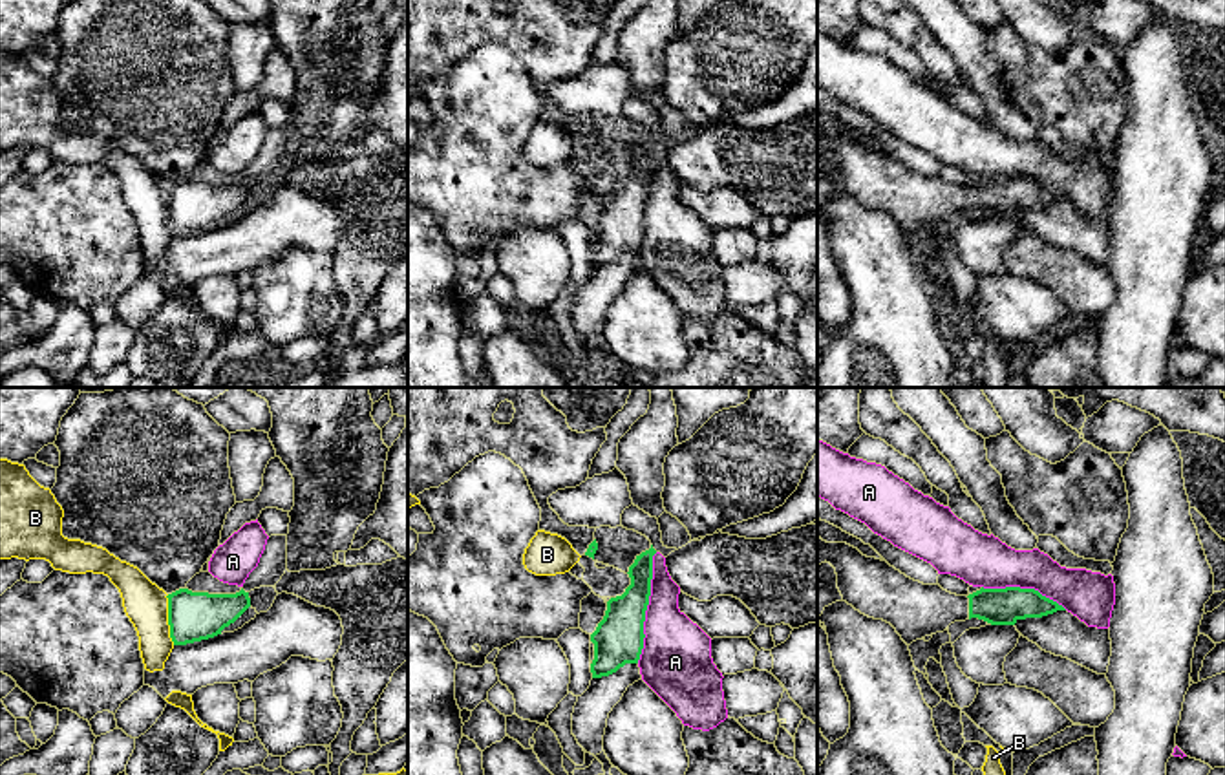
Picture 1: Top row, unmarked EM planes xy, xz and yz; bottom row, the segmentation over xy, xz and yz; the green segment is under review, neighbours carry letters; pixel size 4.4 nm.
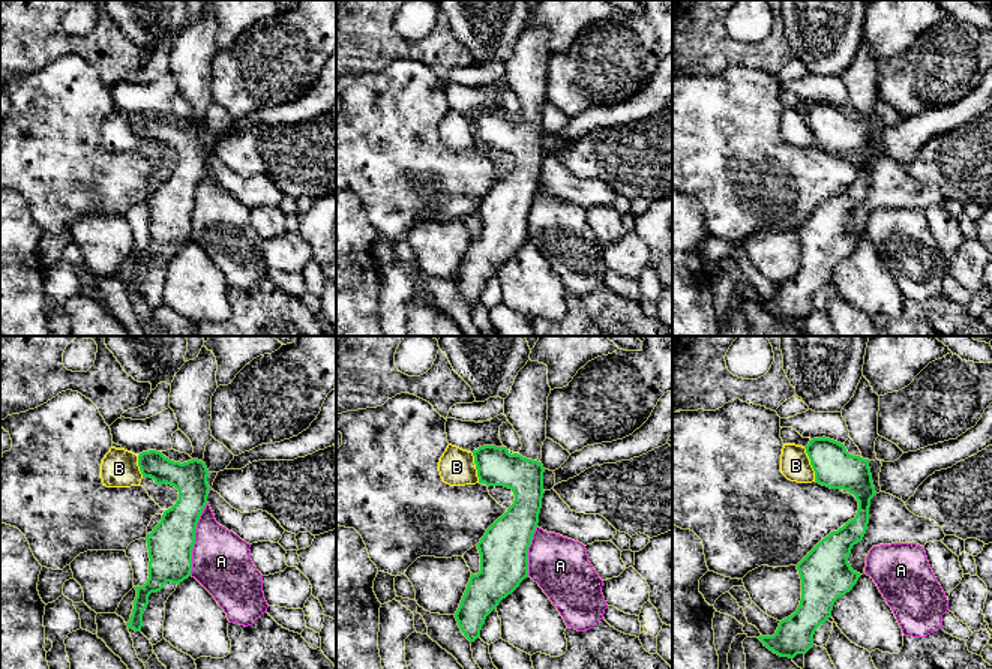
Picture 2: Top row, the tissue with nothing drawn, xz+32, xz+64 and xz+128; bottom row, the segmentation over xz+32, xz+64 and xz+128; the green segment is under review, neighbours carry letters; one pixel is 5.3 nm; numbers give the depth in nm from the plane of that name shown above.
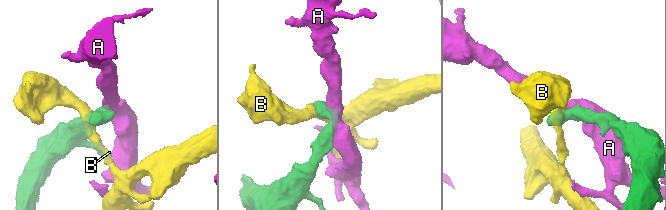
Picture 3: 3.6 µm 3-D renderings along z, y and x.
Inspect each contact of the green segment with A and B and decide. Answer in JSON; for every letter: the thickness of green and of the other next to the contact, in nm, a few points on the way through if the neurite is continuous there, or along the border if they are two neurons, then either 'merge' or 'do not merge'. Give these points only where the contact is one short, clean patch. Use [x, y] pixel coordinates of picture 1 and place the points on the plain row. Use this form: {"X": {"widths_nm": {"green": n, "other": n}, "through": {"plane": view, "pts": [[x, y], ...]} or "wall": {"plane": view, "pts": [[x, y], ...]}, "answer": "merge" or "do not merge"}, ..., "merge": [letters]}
{"A": {"widths_nm": {"green": 220, "other": 300}, "answer": "do not merge"}, "B": {"widths_nm": {"green": 220, "other": 190}, "answer": "do not merge"}, "merge": []}

